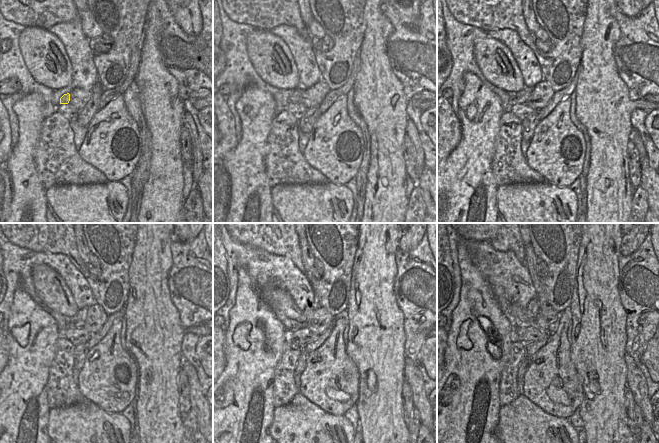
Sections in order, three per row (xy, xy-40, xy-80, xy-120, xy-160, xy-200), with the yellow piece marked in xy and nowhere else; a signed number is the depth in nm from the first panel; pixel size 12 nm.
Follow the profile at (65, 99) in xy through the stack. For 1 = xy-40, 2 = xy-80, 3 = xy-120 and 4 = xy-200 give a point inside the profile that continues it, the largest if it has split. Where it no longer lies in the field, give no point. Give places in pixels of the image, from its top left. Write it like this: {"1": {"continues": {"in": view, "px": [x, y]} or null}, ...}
{"1": {"continues": {"in": "xy-40", "px": [290, 95]}}, "2": {"continues": {"in": "xy-80", "px": [521, 97]}}, "3": {"continues": {"in": "xy-120", "px": [77, 321]}}, "4": {"continues": {"in": "xy-200", "px": [532, 308]}}}

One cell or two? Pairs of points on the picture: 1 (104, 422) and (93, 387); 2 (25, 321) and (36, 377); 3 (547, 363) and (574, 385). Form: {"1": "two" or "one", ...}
{"1": "two", "2": "one", "3": "one"}

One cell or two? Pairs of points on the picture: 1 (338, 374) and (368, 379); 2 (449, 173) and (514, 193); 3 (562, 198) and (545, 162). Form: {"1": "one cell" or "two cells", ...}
{"1": "two cells", "2": "two cells", "3": "two cells"}

